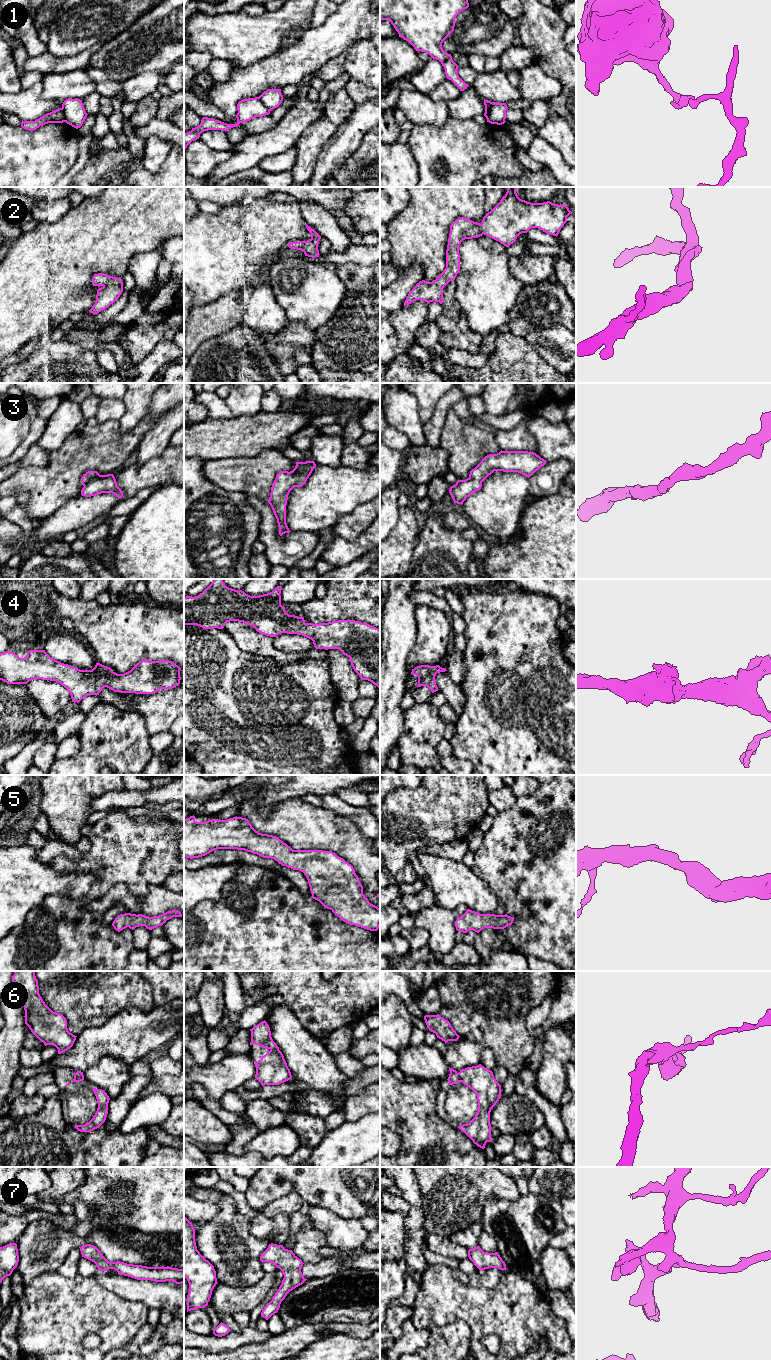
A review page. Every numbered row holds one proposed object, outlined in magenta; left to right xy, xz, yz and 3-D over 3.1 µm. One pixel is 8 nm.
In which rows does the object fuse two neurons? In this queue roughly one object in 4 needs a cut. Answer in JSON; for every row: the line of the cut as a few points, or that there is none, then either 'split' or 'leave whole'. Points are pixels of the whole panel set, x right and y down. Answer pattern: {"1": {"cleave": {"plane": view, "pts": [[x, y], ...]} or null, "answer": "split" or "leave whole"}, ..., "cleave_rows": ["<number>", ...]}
{"1": {"cleave": {"plane": "yz", "pts": [[493, 103], [486, 118]]}, "answer": "split"}, "2": {"cleave": null, "answer": "leave whole"}, "3": {"cleave": null, "answer": "leave whole"}, "4": {"cleave": null, "answer": "leave whole"}, "5": {"cleave": null, "answer": "leave whole"}, "6": {"cleave": null, "answer": "leave whole"}, "7": {"cleave": null, "answer": "leave whole"}, "cleave_rows": ["1"]}

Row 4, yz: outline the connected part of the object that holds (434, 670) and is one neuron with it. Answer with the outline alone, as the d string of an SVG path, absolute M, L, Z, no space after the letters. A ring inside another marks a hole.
M421 665L412 669L411 674L418 677L417 687L427 686L431 690L431 692L434 693L438 691L435 676L437 673L445 671L447 671L446 668L442 668L439 665Z

